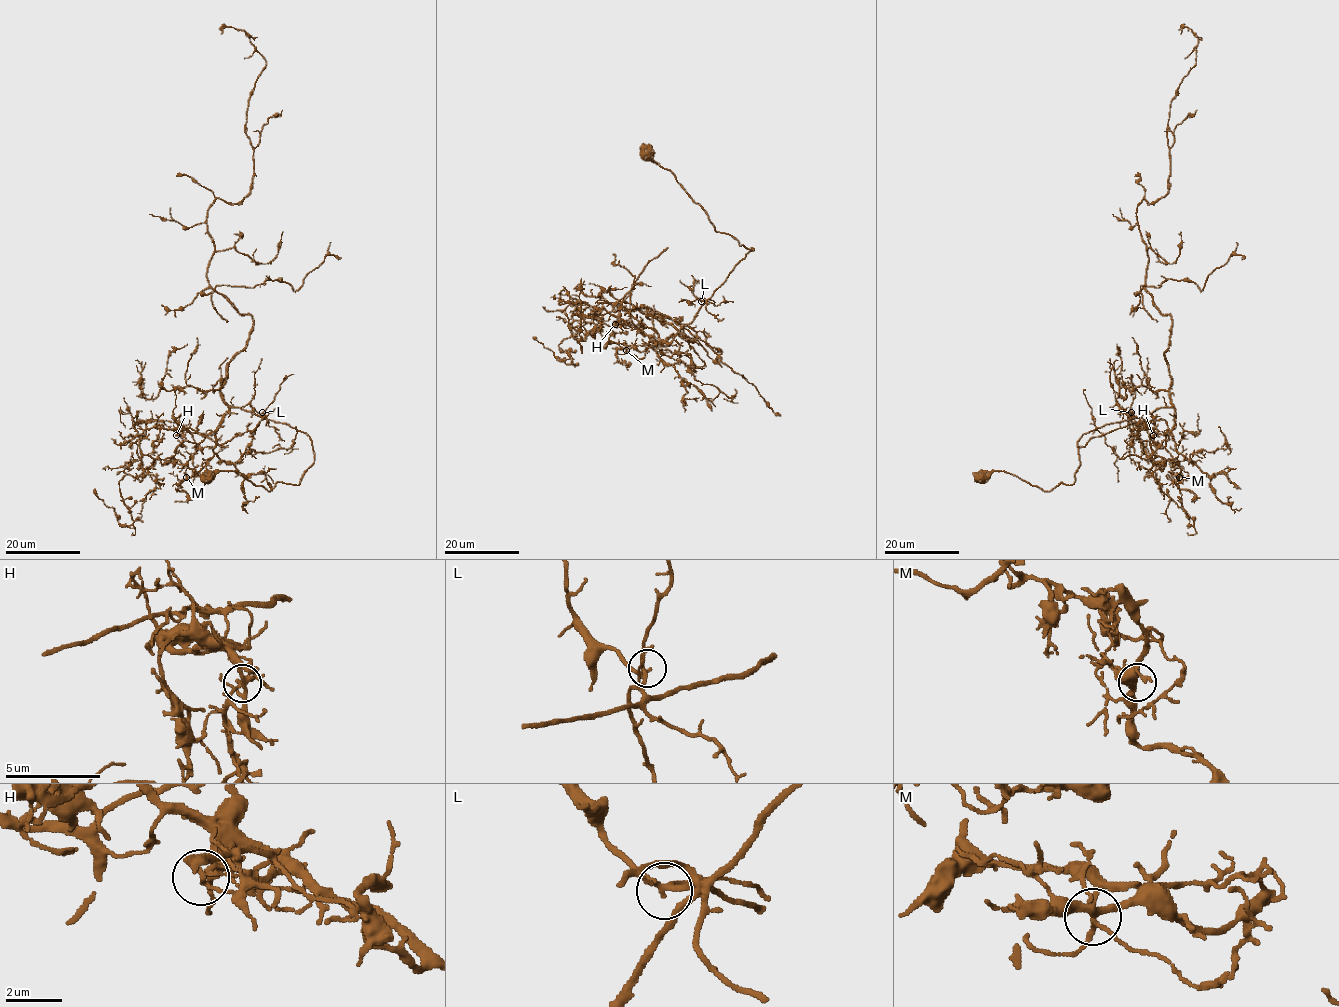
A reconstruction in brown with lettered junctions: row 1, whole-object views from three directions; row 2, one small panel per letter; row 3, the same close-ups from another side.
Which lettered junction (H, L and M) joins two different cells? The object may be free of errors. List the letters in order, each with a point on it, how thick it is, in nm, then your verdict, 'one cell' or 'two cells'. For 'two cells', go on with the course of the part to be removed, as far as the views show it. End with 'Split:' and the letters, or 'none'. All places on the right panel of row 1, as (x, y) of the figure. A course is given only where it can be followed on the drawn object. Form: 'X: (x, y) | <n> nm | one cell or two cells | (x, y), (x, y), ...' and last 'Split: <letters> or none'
H: (1153, 435) | 120 nm | two cells | (1153, 436), (1148, 459), (1137, 431), (1165, 421), (1157, 443), (1193, 525), (1166, 489)
L: (1131, 412) | 170 nm | one cell
M: (1179, 477) | 200 nm | one cell
Split: H

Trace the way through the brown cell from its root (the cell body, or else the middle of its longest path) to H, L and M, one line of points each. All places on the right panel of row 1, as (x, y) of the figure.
H: (980, 478), (1004, 471), (1045, 492), (1071, 485), (1084, 434), (1173, 408), (1174, 425), (1153, 436)
L: (980, 478), (1004, 471), (1045, 492), (1071, 485), (1078, 440), (1131, 412)
M: (980, 478), (1004, 471), (1045, 492), (1071, 485), (1084, 434), (1160, 408), (1174, 410), (1179, 477)

